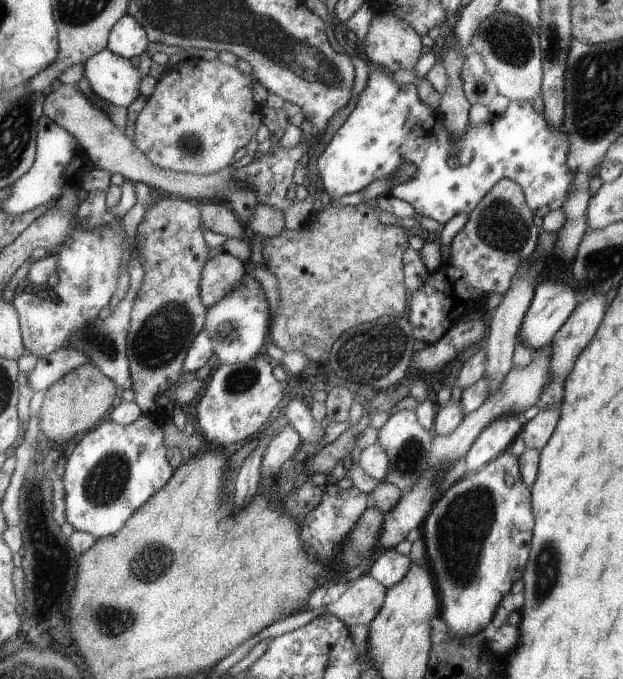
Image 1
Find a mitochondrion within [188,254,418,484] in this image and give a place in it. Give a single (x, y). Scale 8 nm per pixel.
(370, 354)

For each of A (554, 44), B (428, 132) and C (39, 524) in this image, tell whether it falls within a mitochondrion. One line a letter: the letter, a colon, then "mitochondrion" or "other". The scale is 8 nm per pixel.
A: mitochondrion
B: other
C: other

